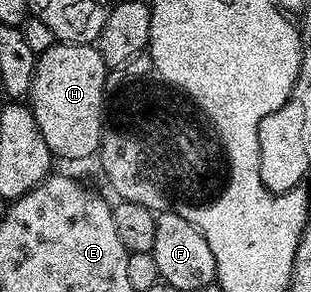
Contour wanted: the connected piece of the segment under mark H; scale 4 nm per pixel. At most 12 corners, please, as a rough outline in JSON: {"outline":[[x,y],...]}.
{"outline":[[94,43],[35,57],[29,107],[52,157],[87,160],[109,69]]}

